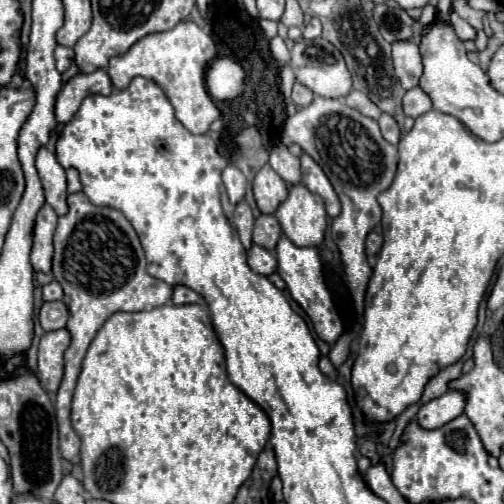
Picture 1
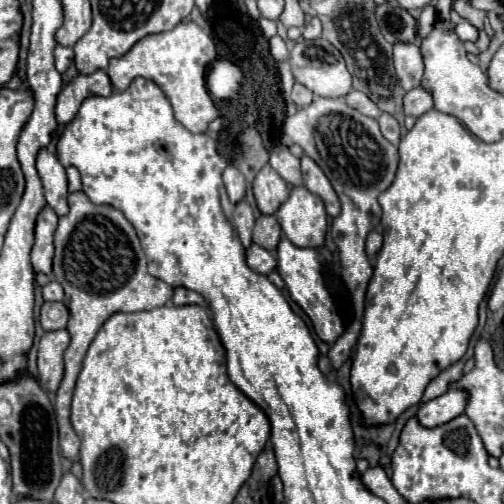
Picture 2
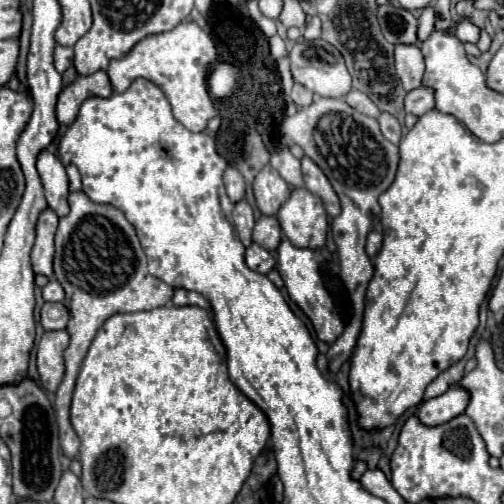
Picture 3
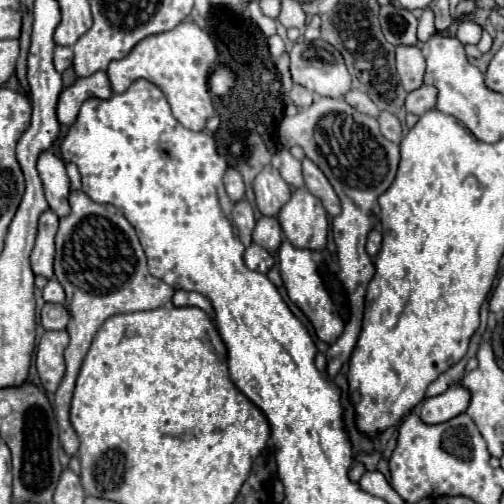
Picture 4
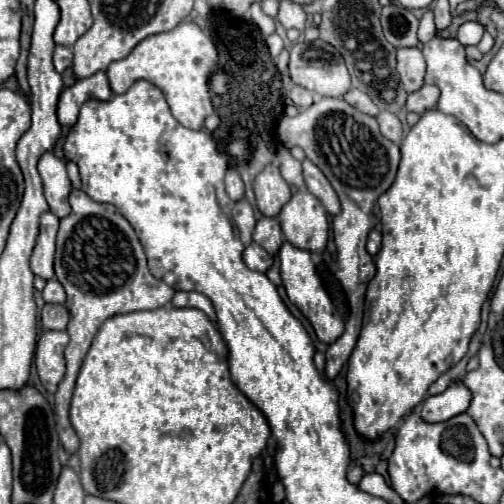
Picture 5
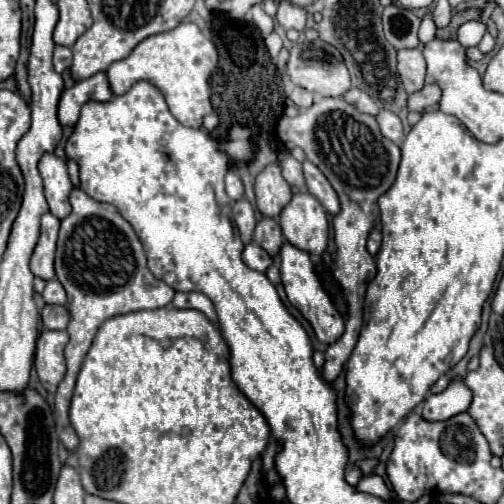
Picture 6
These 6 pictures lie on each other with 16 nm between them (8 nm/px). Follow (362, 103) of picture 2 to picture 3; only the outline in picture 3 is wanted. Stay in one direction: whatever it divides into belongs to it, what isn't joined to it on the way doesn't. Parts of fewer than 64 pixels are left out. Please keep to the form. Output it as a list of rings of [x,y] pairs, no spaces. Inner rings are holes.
[[[350,90],[350,92],[344,96],[344,100],[346,100],[352,108],[356,108],[358,112],[362,112],[362,114],[366,114],[366,116],[372,116],[372,118],[378,118],[378,116],[380,116],[378,106],[376,106],[364,92],[360,92],[360,90]]]

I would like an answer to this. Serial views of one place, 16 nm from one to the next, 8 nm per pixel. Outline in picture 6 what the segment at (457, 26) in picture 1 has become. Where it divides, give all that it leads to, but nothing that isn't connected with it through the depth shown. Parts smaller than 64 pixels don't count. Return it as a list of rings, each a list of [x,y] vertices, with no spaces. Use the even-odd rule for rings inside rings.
[[[472,20],[472,22],[464,22],[460,28],[458,28],[458,42],[464,46],[464,48],[472,48],[472,46],[478,46],[482,36],[486,32],[486,24],[484,22],[478,22],[478,20]]]

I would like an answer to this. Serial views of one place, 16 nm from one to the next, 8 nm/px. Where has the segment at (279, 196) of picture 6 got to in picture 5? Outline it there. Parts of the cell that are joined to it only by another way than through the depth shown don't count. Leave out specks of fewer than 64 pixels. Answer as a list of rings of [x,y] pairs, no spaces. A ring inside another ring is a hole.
[[[274,164],[266,166],[256,176],[254,192],[256,192],[258,210],[270,218],[276,218],[284,208],[284,204],[292,198],[292,190],[288,182],[280,176],[280,170]]]

